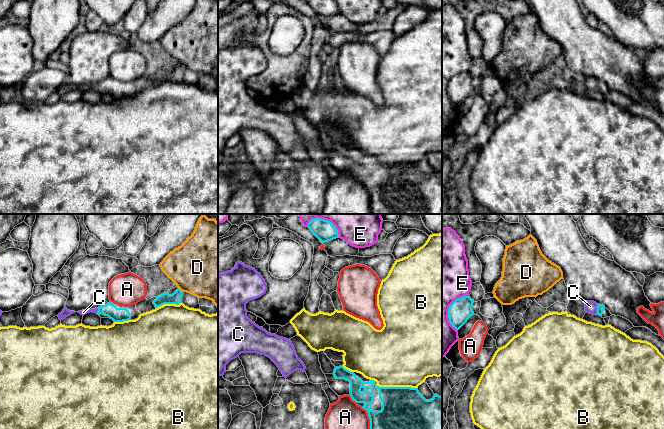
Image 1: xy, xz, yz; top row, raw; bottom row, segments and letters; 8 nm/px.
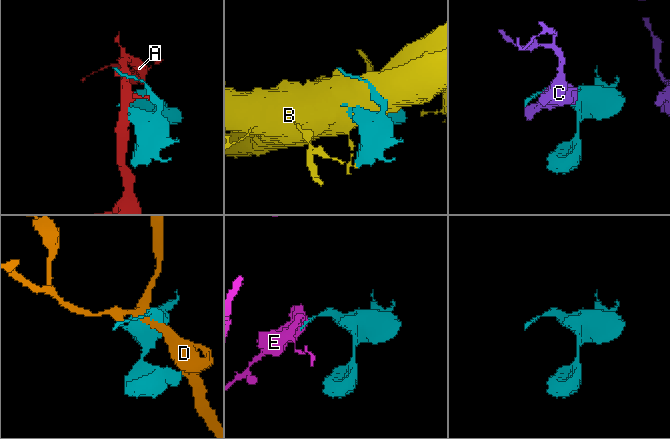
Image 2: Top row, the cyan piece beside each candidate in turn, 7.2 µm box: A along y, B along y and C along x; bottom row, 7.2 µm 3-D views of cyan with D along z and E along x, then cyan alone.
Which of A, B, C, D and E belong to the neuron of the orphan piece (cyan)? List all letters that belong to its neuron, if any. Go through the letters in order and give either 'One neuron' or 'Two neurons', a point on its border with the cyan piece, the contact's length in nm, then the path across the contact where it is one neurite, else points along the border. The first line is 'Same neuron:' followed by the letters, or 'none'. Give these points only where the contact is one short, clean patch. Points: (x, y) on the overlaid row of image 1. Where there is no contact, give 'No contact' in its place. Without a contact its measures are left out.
Same neuron: C
A: Two neurons. Touches cyan at xz (369, 417). Shared border 190 nm
B: Two neurons. Touches cyan at xz (397, 387). Shared border 320 nm
C: One neuron. Touches cyan at yz (597, 309). Shared border 90 nm. Path across: yz (600, 308), (597, 309), (590, 306)
D: Two neurons. Touches cyan at xy (180, 290). Shared border 50 nm
E: Two neurons. Touches cyan at xz (326, 220). Shared border 280 nm

